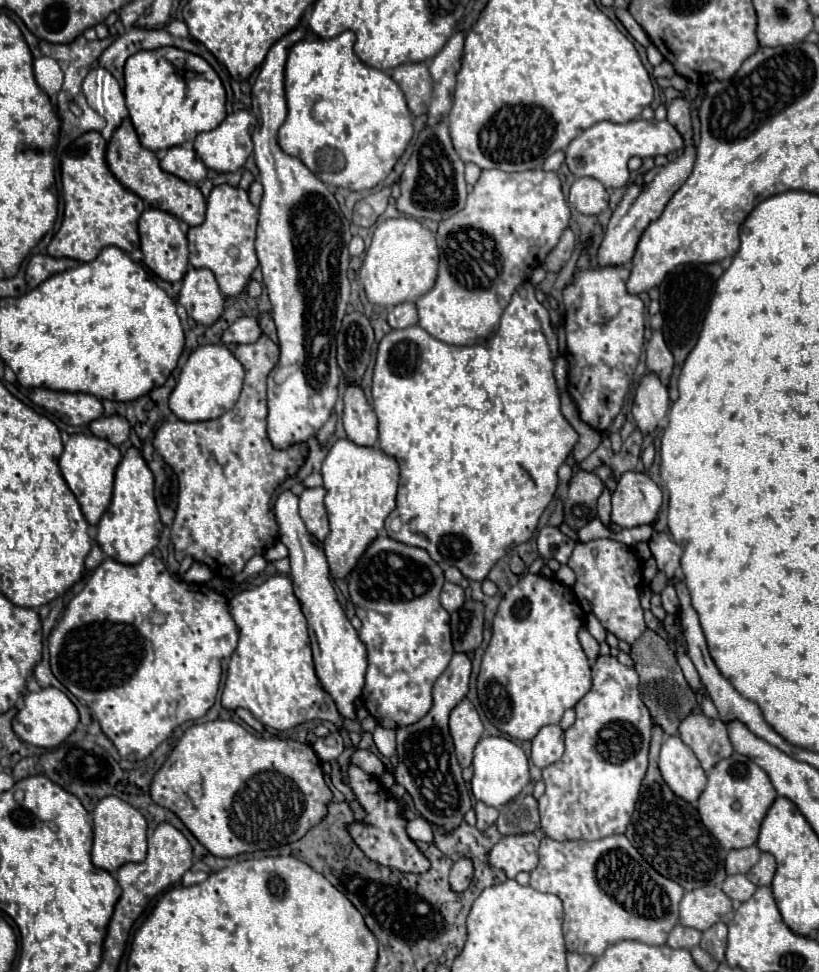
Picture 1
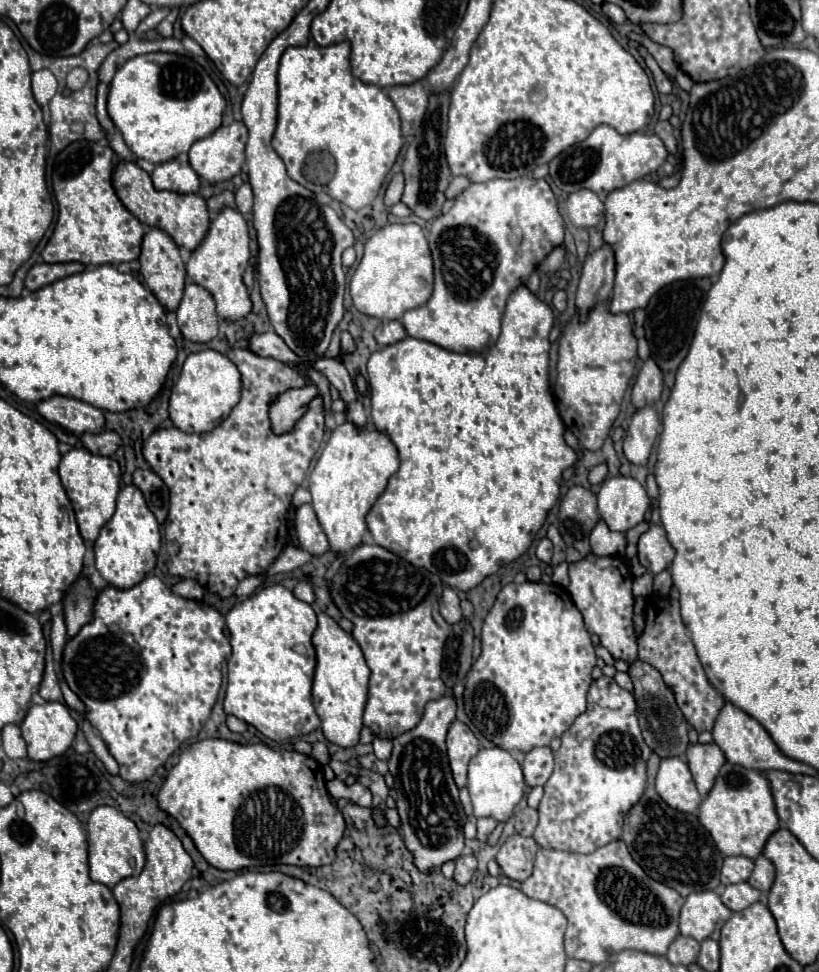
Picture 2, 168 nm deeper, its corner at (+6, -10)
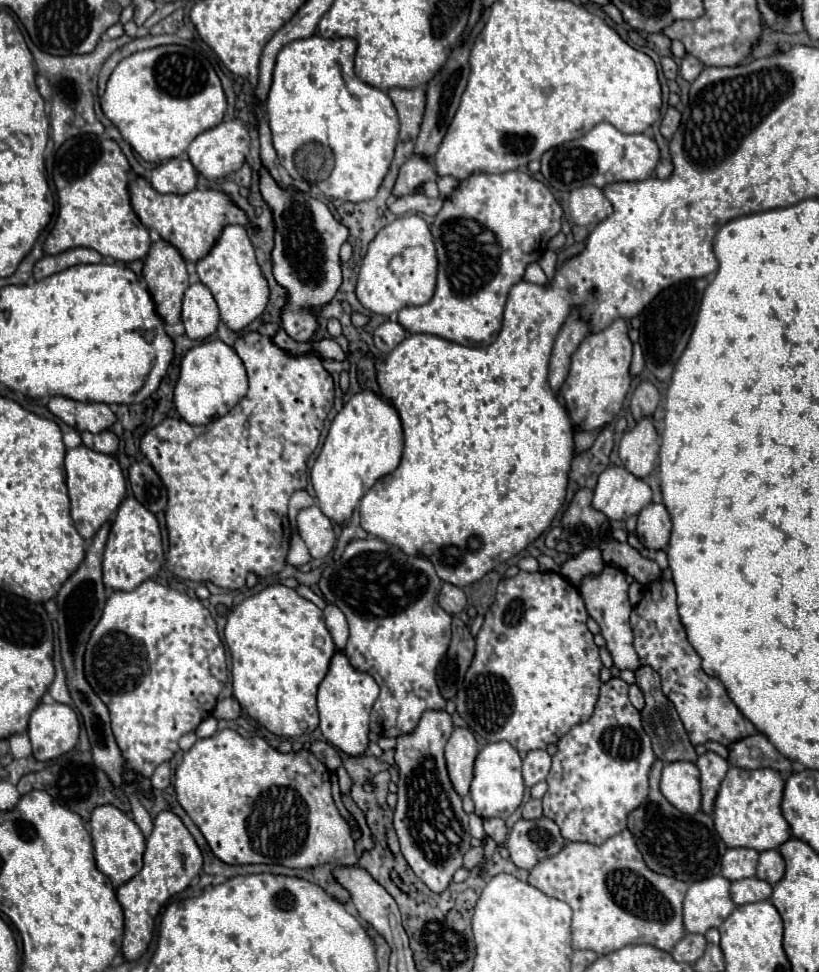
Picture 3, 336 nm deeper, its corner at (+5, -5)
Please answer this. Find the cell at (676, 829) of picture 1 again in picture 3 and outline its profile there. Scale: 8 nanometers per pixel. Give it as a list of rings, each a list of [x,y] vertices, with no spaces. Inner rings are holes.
[[[661,761],[653,765],[649,773],[649,797],[629,815],[627,823],[627,829],[633,833],[645,863],[655,873],[669,875],[679,881],[701,881],[719,875],[721,857],[725,855],[727,847],[713,827],[713,817],[703,811],[697,811],[695,815],[679,813],[659,791],[661,767]]]

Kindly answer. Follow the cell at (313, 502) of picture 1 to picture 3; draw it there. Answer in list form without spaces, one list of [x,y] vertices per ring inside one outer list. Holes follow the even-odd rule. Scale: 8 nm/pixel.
[[[311,505],[299,513],[297,527],[299,527],[301,539],[309,547],[311,557],[323,559],[329,555],[329,551],[335,545],[333,523],[321,513],[317,505]]]

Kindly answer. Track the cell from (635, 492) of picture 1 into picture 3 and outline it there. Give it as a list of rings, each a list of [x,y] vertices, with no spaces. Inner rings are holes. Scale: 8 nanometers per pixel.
[[[607,467],[593,491],[593,507],[613,521],[627,521],[651,503],[651,489],[625,467]]]

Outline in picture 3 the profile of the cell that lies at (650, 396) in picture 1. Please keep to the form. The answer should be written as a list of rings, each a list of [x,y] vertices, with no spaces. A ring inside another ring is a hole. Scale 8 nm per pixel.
[[[641,419],[631,431],[627,431],[619,443],[619,457],[635,477],[643,479],[655,469],[659,455],[657,431],[649,419]]]

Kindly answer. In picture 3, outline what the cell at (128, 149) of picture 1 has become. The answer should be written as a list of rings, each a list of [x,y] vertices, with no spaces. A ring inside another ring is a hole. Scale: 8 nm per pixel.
[[[137,177],[135,183],[129,185],[131,191],[131,203],[139,219],[143,221],[145,227],[155,229],[163,241],[171,243],[173,247],[179,249],[185,261],[197,263],[203,259],[209,249],[215,245],[219,239],[223,227],[227,225],[249,225],[247,213],[237,207],[231,197],[219,189],[195,189],[187,195],[161,195],[153,191],[153,187],[143,179]]]

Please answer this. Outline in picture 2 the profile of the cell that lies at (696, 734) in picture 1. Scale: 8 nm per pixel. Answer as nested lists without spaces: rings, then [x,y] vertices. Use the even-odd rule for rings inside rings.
[[[696,742],[696,744],[688,746],[686,760],[688,760],[688,766],[694,776],[698,792],[702,796],[706,796],[714,784],[718,770],[726,762],[724,752],[720,750],[720,746],[716,746],[716,742],[710,742],[710,744]]]

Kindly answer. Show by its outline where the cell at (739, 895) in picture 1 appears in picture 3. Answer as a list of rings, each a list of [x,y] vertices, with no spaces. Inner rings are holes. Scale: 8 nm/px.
[[[757,877],[739,879],[739,881],[731,883],[731,899],[735,905],[765,901],[771,897],[771,891],[773,891],[773,887],[767,881],[761,881]]]

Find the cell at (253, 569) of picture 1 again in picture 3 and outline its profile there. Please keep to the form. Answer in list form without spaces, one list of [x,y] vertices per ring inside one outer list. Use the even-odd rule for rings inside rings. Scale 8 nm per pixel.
[[[373,391],[355,393],[335,415],[319,457],[311,469],[311,483],[319,509],[335,523],[349,523],[353,509],[377,479],[397,469],[403,455],[403,427],[397,409]]]

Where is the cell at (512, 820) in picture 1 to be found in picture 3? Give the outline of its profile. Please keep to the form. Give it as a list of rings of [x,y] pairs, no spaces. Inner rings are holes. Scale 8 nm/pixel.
[[[529,799],[525,805],[523,805],[523,819],[539,819],[543,813],[541,813],[541,801],[539,799]]]

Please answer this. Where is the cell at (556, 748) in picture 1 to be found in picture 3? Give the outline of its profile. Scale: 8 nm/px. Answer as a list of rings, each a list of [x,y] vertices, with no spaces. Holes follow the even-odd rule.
[[[529,751],[527,757],[523,759],[523,779],[527,787],[537,785],[547,777],[551,769],[551,757],[547,751]]]

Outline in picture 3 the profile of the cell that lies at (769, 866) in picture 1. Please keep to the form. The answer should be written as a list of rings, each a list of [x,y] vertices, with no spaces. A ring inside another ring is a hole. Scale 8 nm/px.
[[[777,849],[771,851],[763,851],[759,855],[759,867],[757,867],[757,877],[775,885],[777,881],[781,881],[781,877],[785,875],[785,861],[783,855]]]

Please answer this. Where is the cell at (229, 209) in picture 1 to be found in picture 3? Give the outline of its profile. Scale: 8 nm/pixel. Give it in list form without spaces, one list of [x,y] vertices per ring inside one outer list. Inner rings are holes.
[[[227,225],[221,237],[217,239],[215,247],[207,253],[207,257],[197,261],[197,273],[201,283],[211,291],[211,295],[217,301],[221,311],[221,321],[231,331],[245,329],[265,311],[269,301],[269,285],[255,261],[255,251],[245,227]]]

